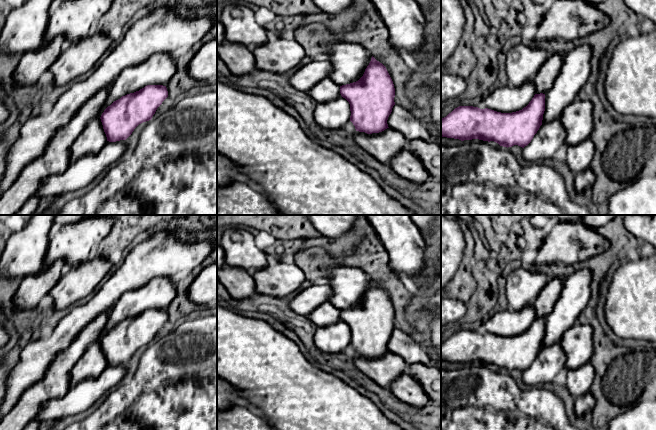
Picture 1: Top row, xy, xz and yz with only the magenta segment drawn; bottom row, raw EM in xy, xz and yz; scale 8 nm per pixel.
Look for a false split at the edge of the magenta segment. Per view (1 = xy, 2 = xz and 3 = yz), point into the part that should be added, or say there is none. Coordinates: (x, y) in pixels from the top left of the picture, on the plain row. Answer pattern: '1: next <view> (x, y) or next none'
1: next none
2: next none
3: next none

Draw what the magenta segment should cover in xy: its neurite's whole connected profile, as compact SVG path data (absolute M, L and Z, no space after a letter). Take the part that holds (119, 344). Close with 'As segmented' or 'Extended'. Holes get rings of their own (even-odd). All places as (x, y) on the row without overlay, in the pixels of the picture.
M147 309L114 325L100 341L107 365L126 364L139 348L152 343L167 321L166 310Z. As segmented

